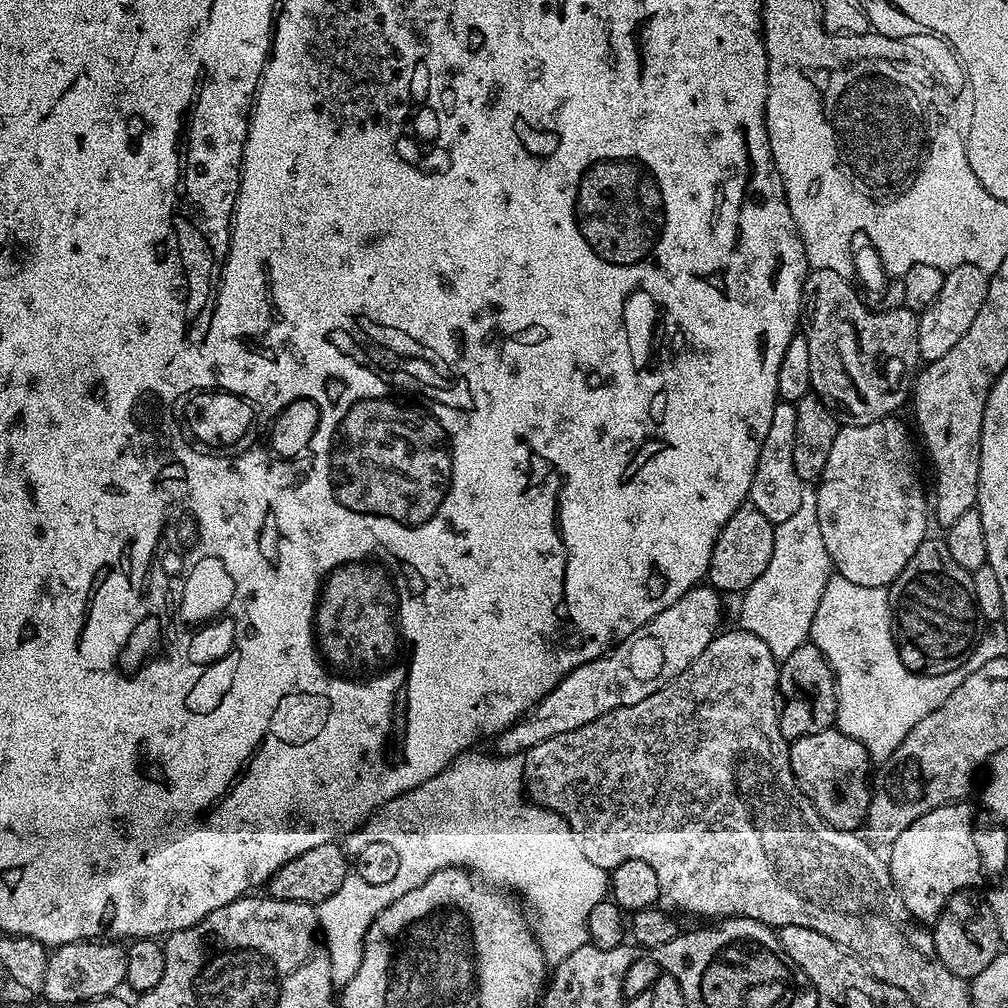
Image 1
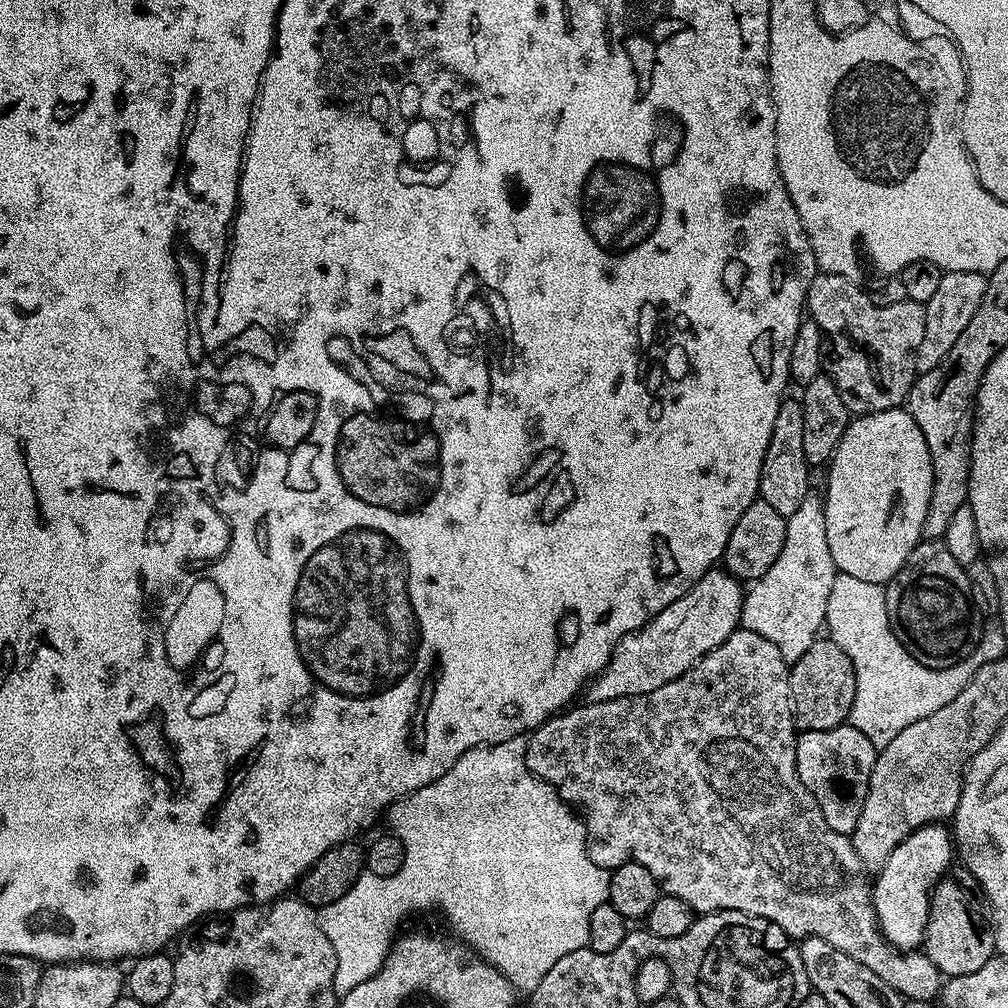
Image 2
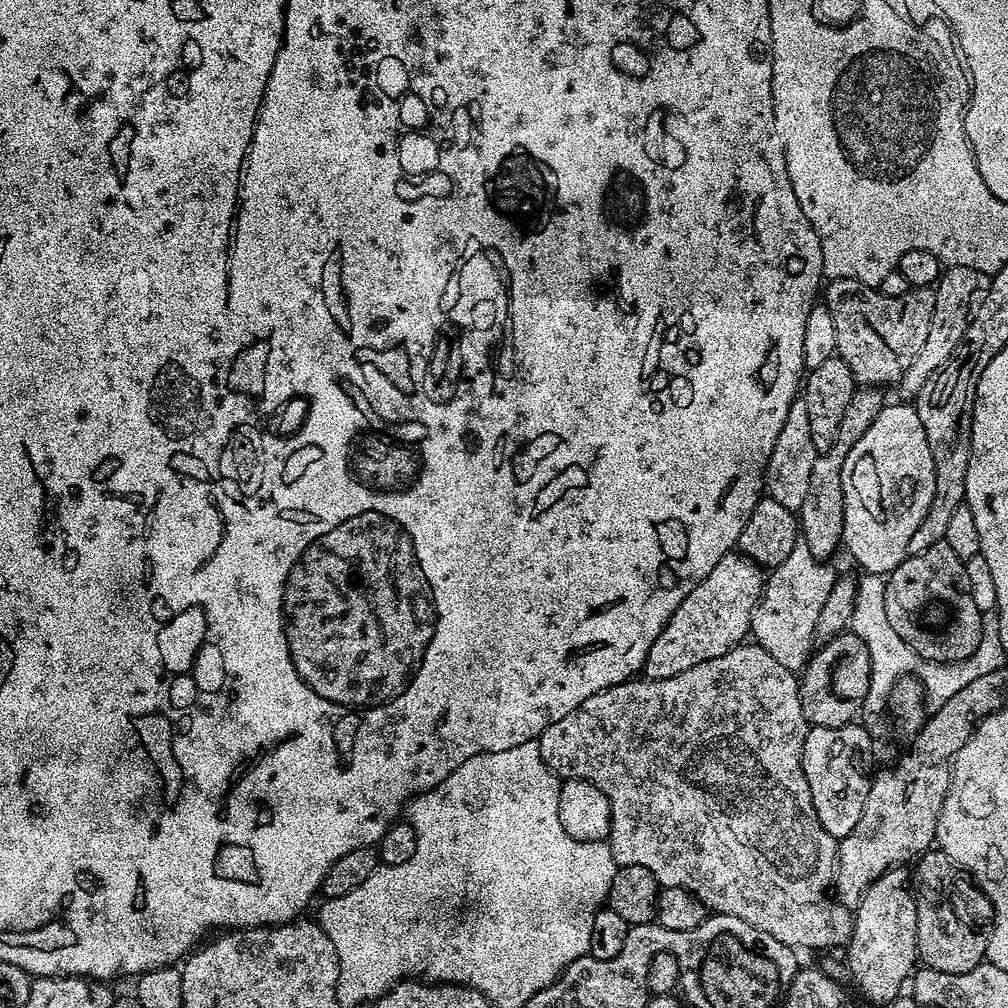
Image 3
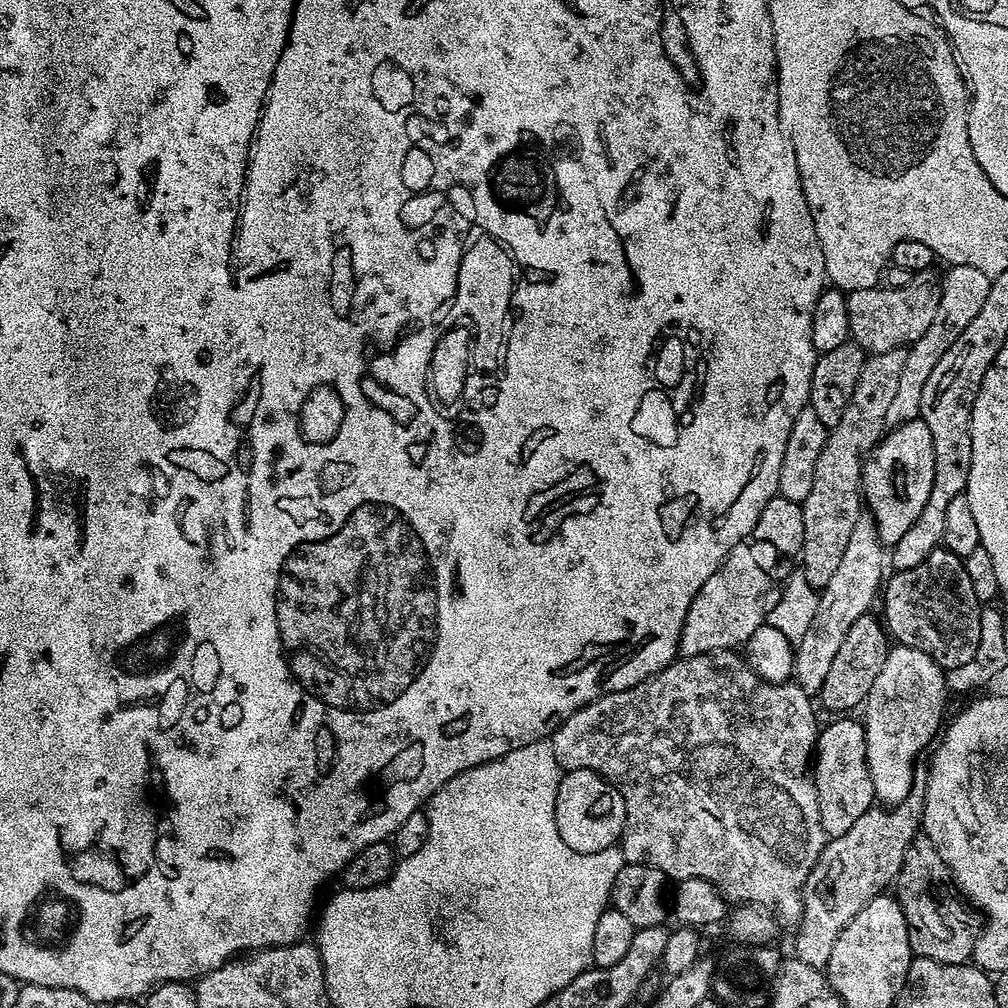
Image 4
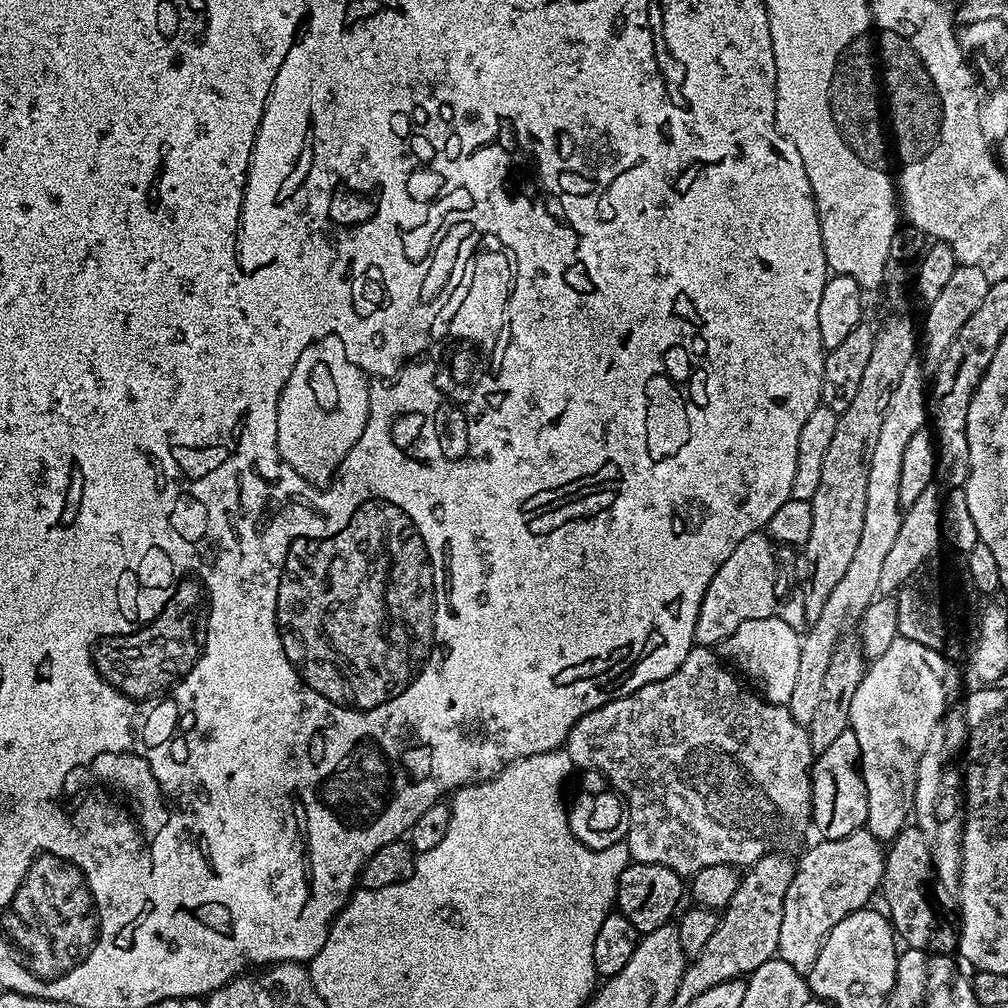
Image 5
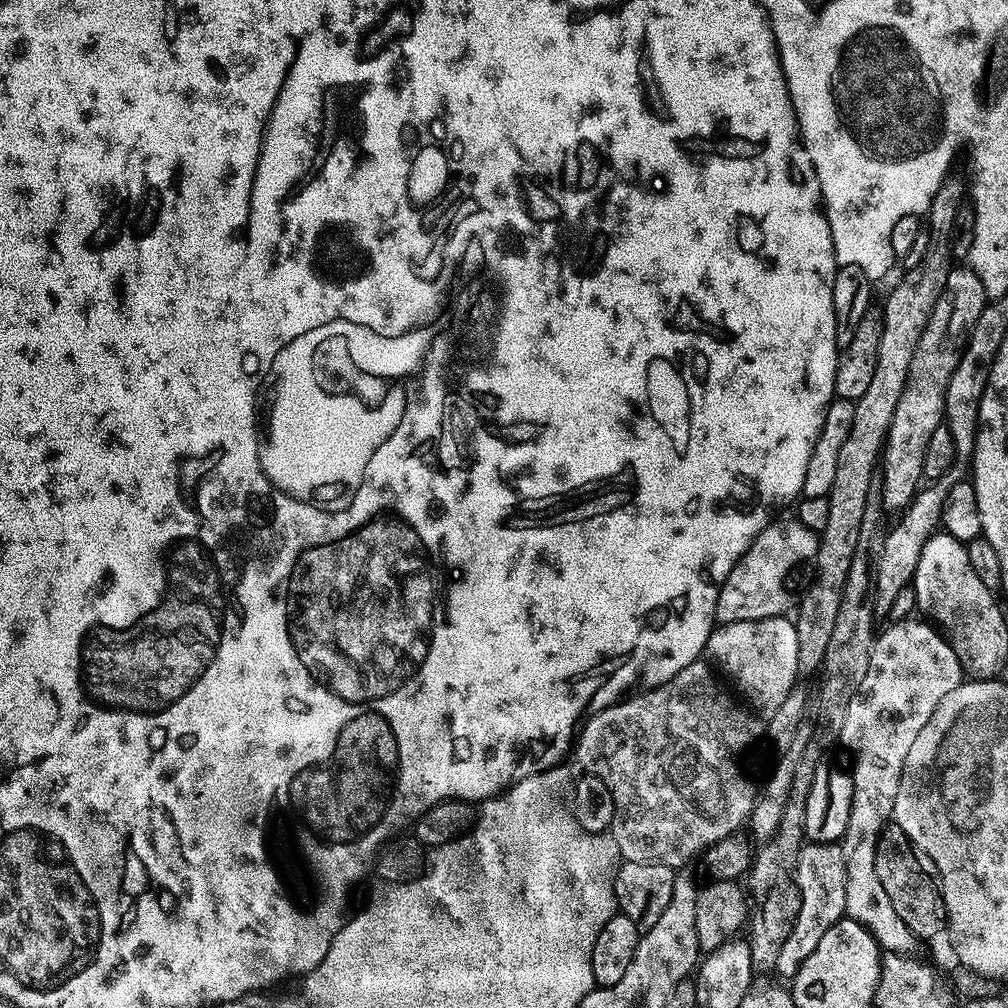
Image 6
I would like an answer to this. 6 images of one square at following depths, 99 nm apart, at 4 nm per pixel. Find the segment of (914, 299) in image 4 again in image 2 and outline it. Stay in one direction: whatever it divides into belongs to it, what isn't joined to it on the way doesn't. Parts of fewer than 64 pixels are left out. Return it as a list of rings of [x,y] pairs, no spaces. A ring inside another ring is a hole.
[[[817,271],[814,282],[810,282],[810,290],[808,291],[808,302],[806,305],[807,315],[814,322],[818,322],[818,326],[822,330],[826,341],[826,374],[838,386],[838,390],[842,394],[842,398],[849,406],[849,409],[856,414],[867,414],[870,412],[881,412],[882,410],[890,410],[891,408],[899,408],[908,399],[908,392],[912,388],[912,384],[916,381],[918,375],[916,370],[916,351],[918,346],[922,346],[922,334],[926,334],[926,314],[924,313],[924,305],[914,302],[913,300],[903,300],[898,302],[898,306],[878,306],[872,300],[871,295],[867,291],[860,289],[861,285],[854,280],[847,280],[838,274],[830,274],[829,272]]]

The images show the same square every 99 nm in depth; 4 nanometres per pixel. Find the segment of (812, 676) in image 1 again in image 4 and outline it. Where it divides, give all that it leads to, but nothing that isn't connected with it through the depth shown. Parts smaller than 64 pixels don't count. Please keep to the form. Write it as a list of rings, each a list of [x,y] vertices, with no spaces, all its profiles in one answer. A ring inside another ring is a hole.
[[[867,614],[854,622],[827,671],[818,693],[818,704],[829,708],[832,714],[848,714],[851,708],[859,709],[870,694],[870,686],[874,686],[874,678],[878,678],[878,670],[882,670],[882,662],[886,662],[890,637],[883,623],[873,616]]]

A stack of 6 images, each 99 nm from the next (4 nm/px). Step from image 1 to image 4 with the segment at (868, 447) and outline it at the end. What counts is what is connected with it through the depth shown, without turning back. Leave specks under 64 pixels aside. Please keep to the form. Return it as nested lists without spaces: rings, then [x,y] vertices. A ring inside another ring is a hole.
[[[919,418],[908,420],[904,424],[895,425],[872,449],[870,458],[865,459],[864,473],[860,475],[862,500],[872,513],[871,519],[880,535],[880,543],[891,546],[914,526],[914,518],[922,514],[922,506],[926,506],[926,498],[930,498],[930,486],[934,486],[934,438],[930,438],[930,429],[926,422]]]

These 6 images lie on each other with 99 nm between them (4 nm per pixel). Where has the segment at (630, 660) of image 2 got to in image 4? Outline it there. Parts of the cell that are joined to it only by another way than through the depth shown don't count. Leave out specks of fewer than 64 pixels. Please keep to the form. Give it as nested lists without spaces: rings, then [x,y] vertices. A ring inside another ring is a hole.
[[[745,542],[734,546],[734,550],[730,550],[730,554],[726,554],[726,558],[722,562],[722,566],[718,566],[718,570],[714,570],[714,574],[710,574],[710,578],[706,578],[706,582],[702,586],[702,590],[698,590],[698,594],[694,598],[694,602],[690,602],[690,610],[686,610],[686,622],[682,626],[682,634],[680,635],[680,646],[678,649],[681,657],[697,656],[698,654],[706,654],[707,652],[722,652],[725,650],[736,650],[747,645],[750,634],[754,634],[754,630],[758,630],[760,625],[766,620],[766,604],[764,608],[764,595],[768,592],[768,572],[762,565],[756,561],[756,556],[752,553],[751,543]]]

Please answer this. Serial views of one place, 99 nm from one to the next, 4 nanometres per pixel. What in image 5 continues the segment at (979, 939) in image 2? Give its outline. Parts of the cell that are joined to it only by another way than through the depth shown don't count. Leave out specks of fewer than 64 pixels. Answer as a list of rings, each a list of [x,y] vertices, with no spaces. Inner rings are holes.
[[[919,826],[901,828],[897,836],[891,837],[884,853],[882,896],[884,892],[884,900],[888,903],[886,915],[897,937],[907,947],[948,954],[957,947],[958,928],[940,913],[940,904],[932,897],[932,880],[934,884],[932,849],[928,846],[927,836]]]

